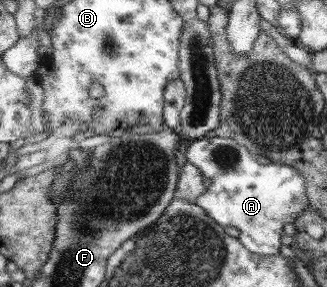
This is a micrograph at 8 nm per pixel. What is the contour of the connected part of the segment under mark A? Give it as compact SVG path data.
M213 137L209 139L199 139L191 143L186 154L177 151L177 165L179 165L179 176L186 162L197 166L205 177L212 180L211 184L205 189L205 193L193 201L196 205L202 206L207 215L223 227L235 227L241 235L238 238L243 242L247 249L252 253L272 256L281 251L282 239L285 233L285 225L295 224L299 216L305 213L307 208L311 208L310 195L306 177L295 167L285 164L269 162L268 164L259 163L255 159L255 154L251 153L246 146L241 145L235 139L225 137Z

